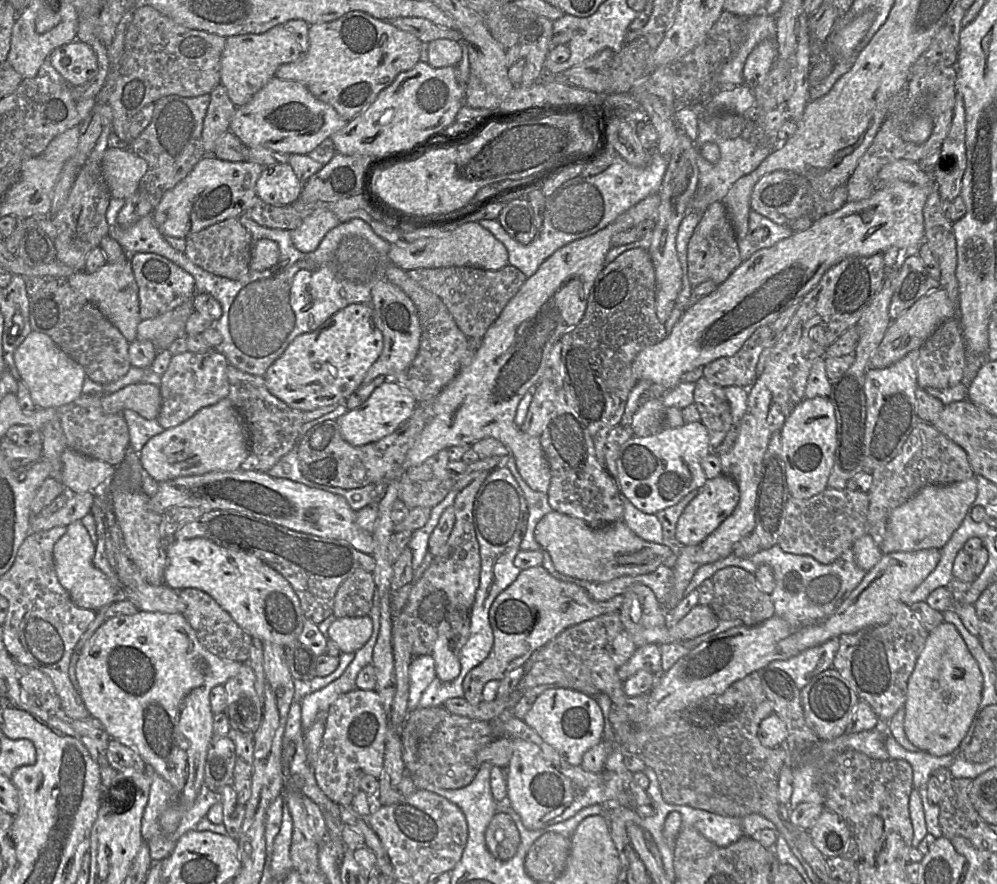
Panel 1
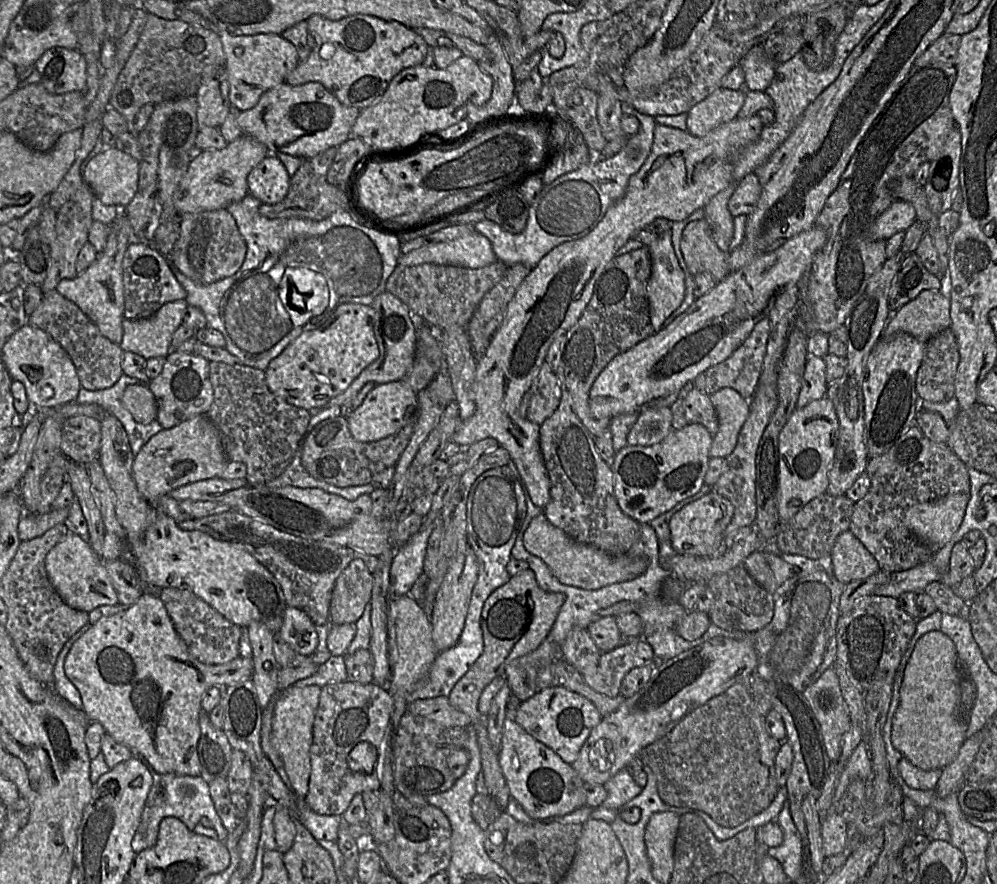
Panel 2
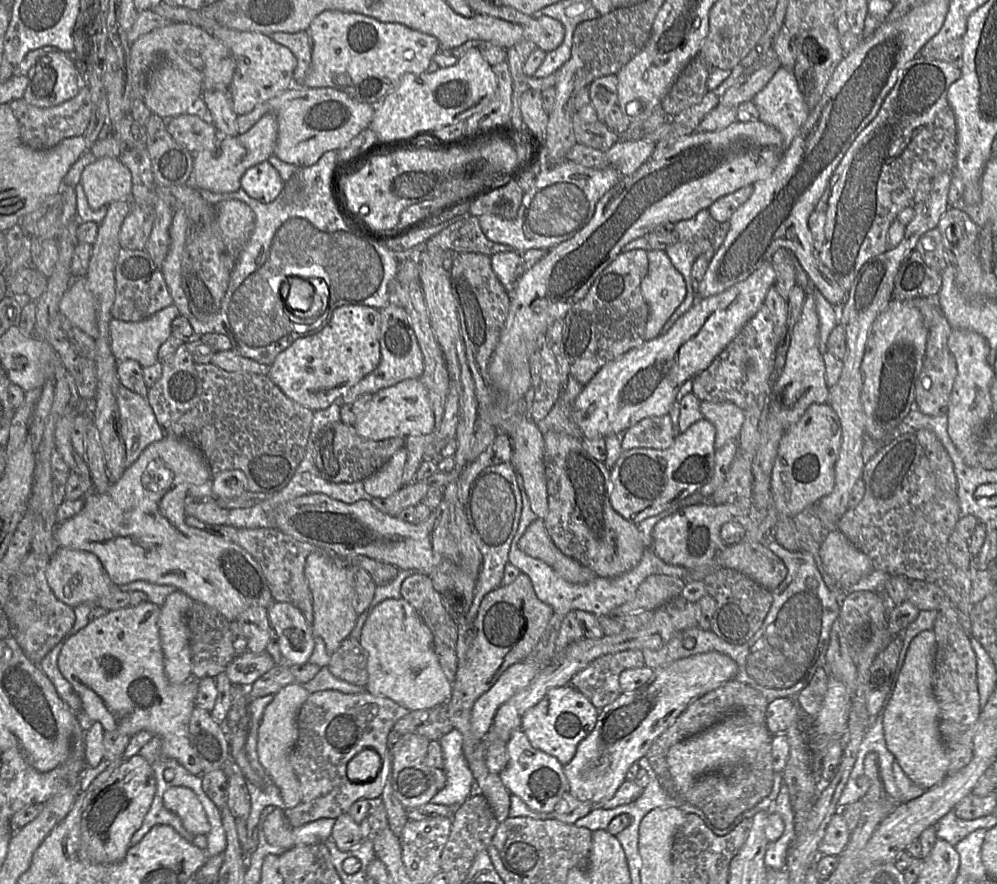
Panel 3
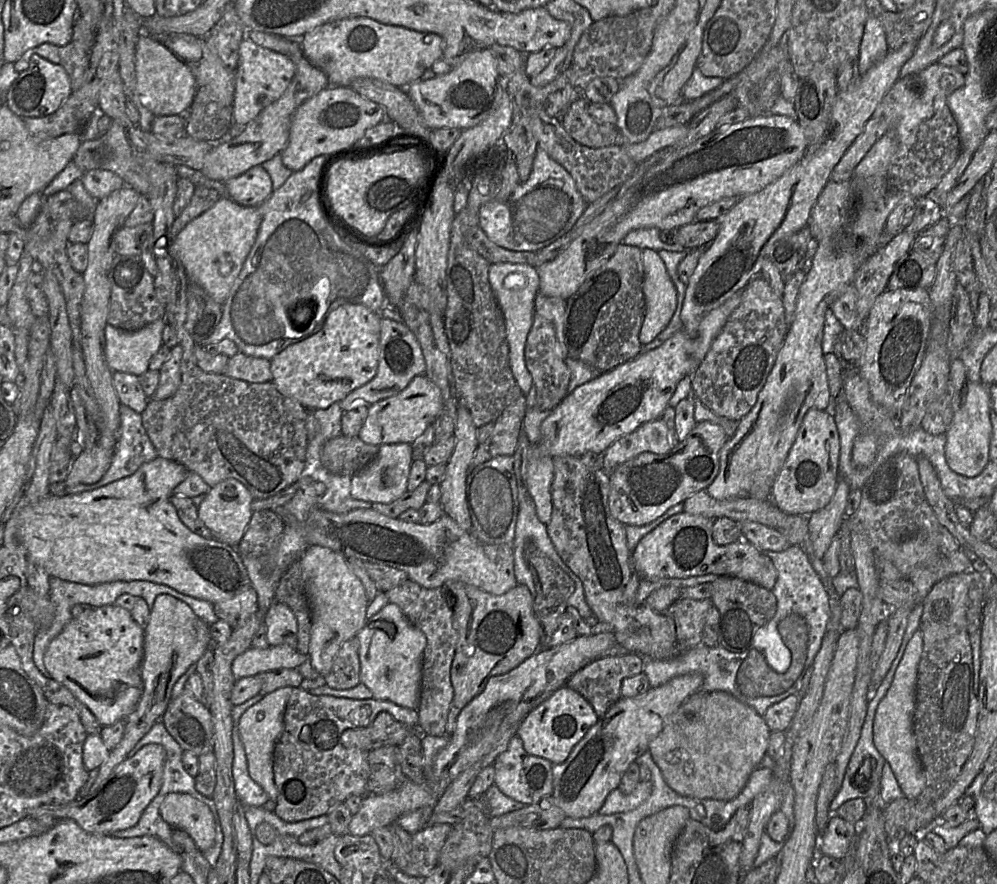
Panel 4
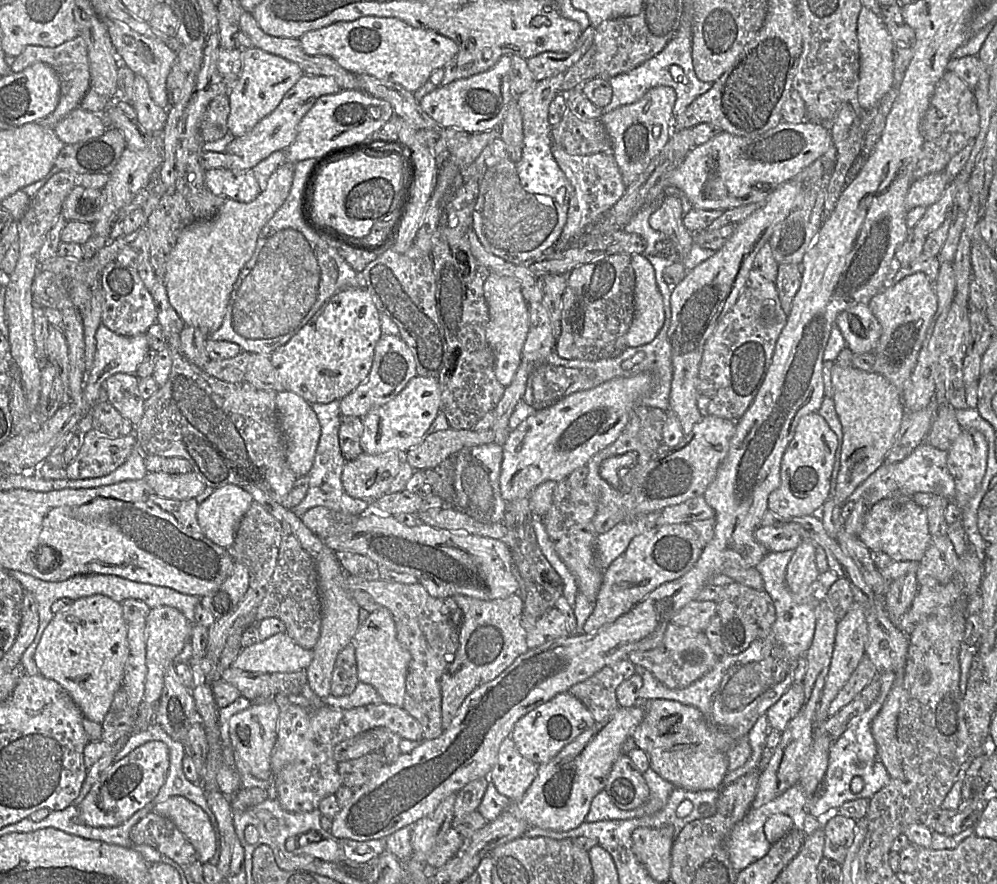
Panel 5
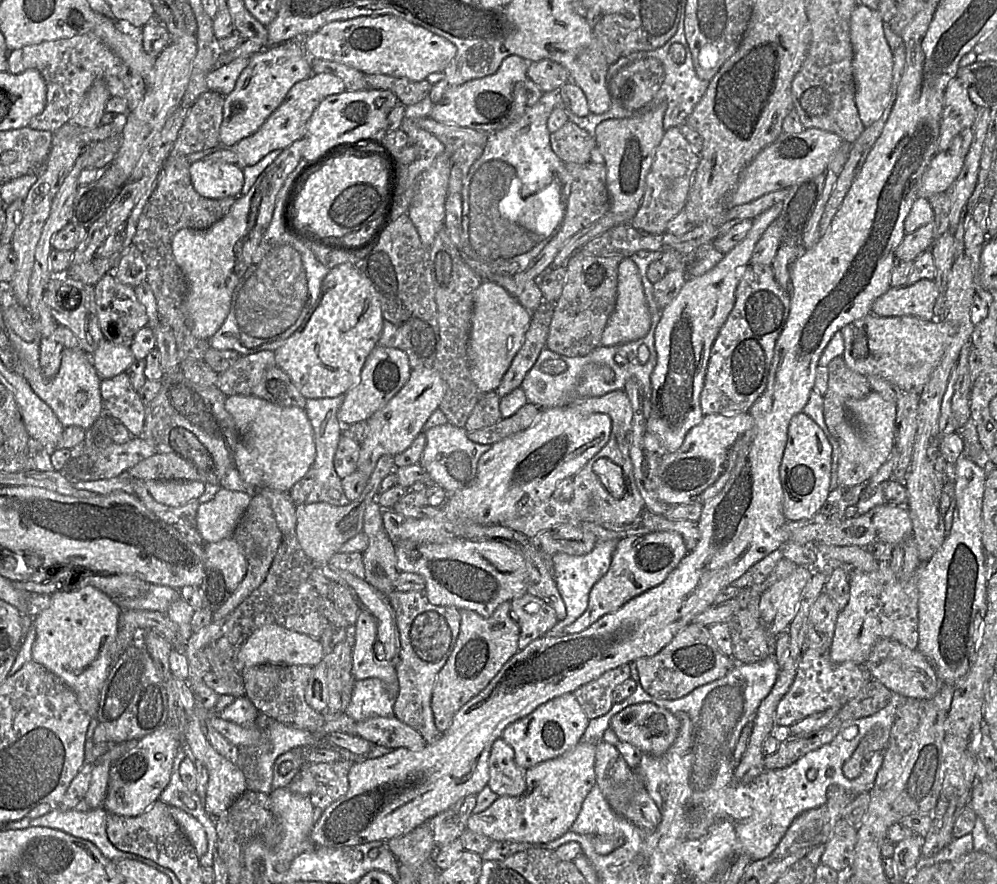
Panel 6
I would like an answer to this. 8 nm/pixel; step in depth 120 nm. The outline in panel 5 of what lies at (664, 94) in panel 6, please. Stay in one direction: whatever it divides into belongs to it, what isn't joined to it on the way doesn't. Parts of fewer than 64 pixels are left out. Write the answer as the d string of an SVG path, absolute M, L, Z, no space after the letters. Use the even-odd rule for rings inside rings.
M679 26L675 36L661 52L632 70L609 78L608 81L612 88L612 99L608 105L602 108L603 114L620 106L639 101L651 88L669 86L676 93L676 101L673 107L674 118L684 112L697 97L713 86L713 82L703 82L696 76L692 61L691 36L688 36L688 31L683 26Z

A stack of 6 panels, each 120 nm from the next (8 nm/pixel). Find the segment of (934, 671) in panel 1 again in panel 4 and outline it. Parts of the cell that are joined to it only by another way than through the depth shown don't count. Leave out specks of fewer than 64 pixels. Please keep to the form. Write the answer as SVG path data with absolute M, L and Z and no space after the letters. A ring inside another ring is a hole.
M917 630L908 641L893 681L877 707L873 724L874 745L890 764L897 783L907 798L918 797L926 784L926 777L917 754L916 739L913 732L916 680L922 649L922 632Z

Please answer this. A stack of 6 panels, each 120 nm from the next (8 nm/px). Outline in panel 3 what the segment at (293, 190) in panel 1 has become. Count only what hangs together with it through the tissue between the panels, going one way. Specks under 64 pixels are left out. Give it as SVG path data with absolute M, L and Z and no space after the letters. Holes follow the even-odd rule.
M268 160L252 166L241 178L241 189L251 198L265 204L276 200L284 186L279 172Z

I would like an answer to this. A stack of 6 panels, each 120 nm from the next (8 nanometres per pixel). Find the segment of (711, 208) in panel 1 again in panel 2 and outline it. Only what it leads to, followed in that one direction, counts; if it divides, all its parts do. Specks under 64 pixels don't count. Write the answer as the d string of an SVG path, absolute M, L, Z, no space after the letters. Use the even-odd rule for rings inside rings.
M704 218L687 225L682 234L680 247L688 270L693 276L709 272L720 282L731 272L728 252L722 251L716 245Z

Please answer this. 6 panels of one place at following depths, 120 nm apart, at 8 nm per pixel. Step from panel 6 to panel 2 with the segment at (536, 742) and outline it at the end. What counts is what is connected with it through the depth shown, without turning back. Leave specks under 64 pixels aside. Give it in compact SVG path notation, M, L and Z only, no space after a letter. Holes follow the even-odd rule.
M549 687L538 690L531 698L522 702L514 720L535 740L555 752L564 763L571 765L601 718L595 705L587 698L563 687Z

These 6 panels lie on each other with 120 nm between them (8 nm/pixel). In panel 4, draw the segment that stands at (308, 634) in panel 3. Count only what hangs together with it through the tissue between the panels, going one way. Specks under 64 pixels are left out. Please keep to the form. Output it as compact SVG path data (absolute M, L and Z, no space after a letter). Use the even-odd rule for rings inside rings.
M275 602L263 623L267 628L267 641L270 646L285 644L297 649L297 619L287 605Z

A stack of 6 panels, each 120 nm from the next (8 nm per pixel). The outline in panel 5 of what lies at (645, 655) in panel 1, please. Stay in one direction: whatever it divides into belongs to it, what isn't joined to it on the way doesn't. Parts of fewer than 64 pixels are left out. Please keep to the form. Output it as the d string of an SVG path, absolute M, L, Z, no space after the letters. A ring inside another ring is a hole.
M624 658L573 685L568 692L578 698L592 714L595 722L599 723L618 708L616 690L634 674L635 665Z

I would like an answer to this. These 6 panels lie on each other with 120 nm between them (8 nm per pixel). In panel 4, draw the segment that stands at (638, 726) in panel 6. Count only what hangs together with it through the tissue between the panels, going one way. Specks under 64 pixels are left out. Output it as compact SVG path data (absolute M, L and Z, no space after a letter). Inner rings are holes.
M697 691L667 718L660 733L648 746L668 786L678 794L699 799L731 800L746 785L767 752L771 730L754 708L724 691Z

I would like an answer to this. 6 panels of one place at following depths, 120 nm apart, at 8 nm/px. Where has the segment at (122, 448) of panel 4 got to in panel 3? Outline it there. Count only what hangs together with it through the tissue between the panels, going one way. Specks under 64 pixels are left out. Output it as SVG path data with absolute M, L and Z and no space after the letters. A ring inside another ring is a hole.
M119 383L116 399L126 448L125 466L129 468L148 445L164 437L165 430L147 398Z

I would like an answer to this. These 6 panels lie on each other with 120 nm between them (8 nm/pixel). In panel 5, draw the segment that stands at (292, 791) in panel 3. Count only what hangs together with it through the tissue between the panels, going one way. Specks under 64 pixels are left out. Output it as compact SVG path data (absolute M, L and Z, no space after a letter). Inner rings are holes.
M272 699L259 705L251 705L229 720L229 736L235 754L245 763L249 772L260 780L272 780L271 756L277 740L279 715L280 707Z

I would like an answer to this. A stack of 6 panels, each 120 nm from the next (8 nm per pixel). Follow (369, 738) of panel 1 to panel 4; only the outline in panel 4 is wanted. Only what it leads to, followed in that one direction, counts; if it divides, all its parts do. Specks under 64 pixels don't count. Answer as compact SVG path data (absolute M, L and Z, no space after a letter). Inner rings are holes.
M293 688L285 708L284 729L273 753L277 788L275 814L286 822L299 822L326 815L332 807L344 803L351 795L369 794L370 751L346 748L340 738L348 729L366 728L382 712L389 713L407 726L418 727L417 709L375 698L356 700L330 695L316 696L302 688Z

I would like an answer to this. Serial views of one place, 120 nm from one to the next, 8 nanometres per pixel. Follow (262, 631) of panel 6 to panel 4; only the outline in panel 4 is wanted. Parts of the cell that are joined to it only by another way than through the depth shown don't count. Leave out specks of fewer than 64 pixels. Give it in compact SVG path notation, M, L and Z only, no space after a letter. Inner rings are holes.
M285 644L265 649L251 647L234 659L232 673L235 680L239 680L282 668L297 669L307 659L308 655Z

